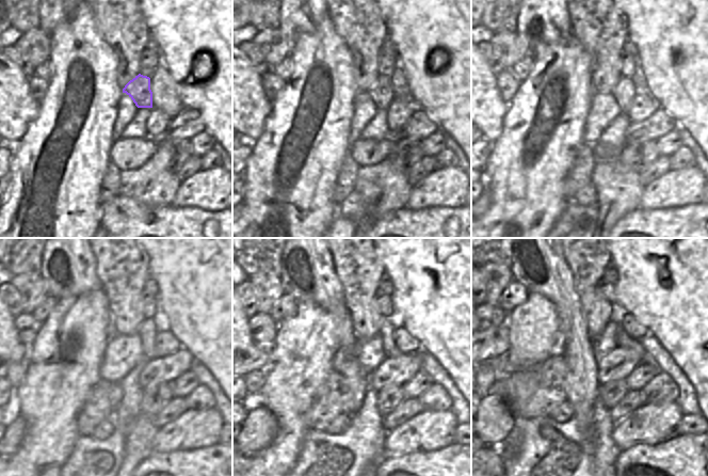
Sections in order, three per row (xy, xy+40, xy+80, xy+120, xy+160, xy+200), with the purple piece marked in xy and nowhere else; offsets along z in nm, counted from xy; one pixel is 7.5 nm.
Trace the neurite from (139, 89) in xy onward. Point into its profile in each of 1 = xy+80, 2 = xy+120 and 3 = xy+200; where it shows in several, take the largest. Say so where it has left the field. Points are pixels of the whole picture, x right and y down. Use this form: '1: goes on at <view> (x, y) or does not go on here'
1: goes on at xy+80 (624, 92)
2: goes on at xy+120 (147, 331)
3: goes on at xy+200 (624, 340)

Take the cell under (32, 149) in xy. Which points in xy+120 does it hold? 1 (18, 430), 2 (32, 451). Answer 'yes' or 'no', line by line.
1: no
2: yes

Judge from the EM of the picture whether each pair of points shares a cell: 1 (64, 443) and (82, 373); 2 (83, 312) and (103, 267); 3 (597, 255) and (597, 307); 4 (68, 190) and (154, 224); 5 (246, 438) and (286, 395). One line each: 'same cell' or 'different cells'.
1: same cell
2: different cells
3: same cell
4: different cells
5: different cells

